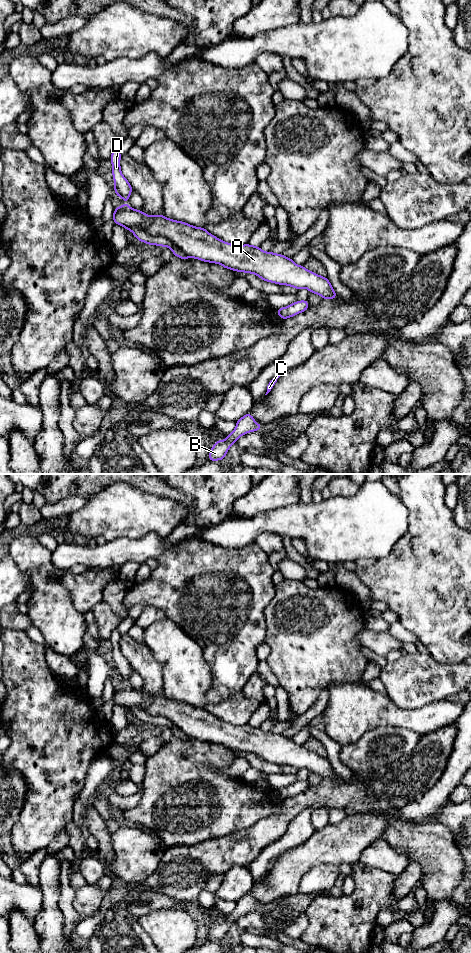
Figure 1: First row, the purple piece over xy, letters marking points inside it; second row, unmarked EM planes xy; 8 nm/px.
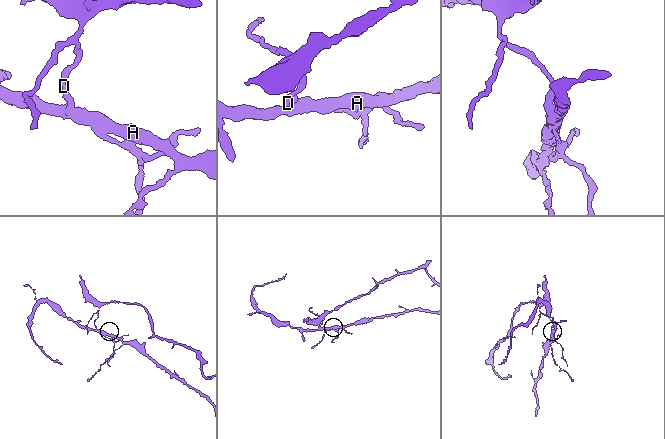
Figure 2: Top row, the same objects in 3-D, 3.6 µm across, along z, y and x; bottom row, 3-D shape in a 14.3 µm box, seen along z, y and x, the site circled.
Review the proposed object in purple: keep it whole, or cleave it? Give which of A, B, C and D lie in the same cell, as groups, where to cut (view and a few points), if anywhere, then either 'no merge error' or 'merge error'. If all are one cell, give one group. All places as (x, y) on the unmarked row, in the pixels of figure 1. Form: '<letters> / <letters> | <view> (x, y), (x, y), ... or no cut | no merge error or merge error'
A B C / D | xy (131, 709), (138, 708), (150, 714), (162, 715), (188, 735) | merge error

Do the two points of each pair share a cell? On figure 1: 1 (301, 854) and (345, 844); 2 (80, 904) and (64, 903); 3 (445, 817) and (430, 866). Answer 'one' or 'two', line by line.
1: one
2: two
3: two

